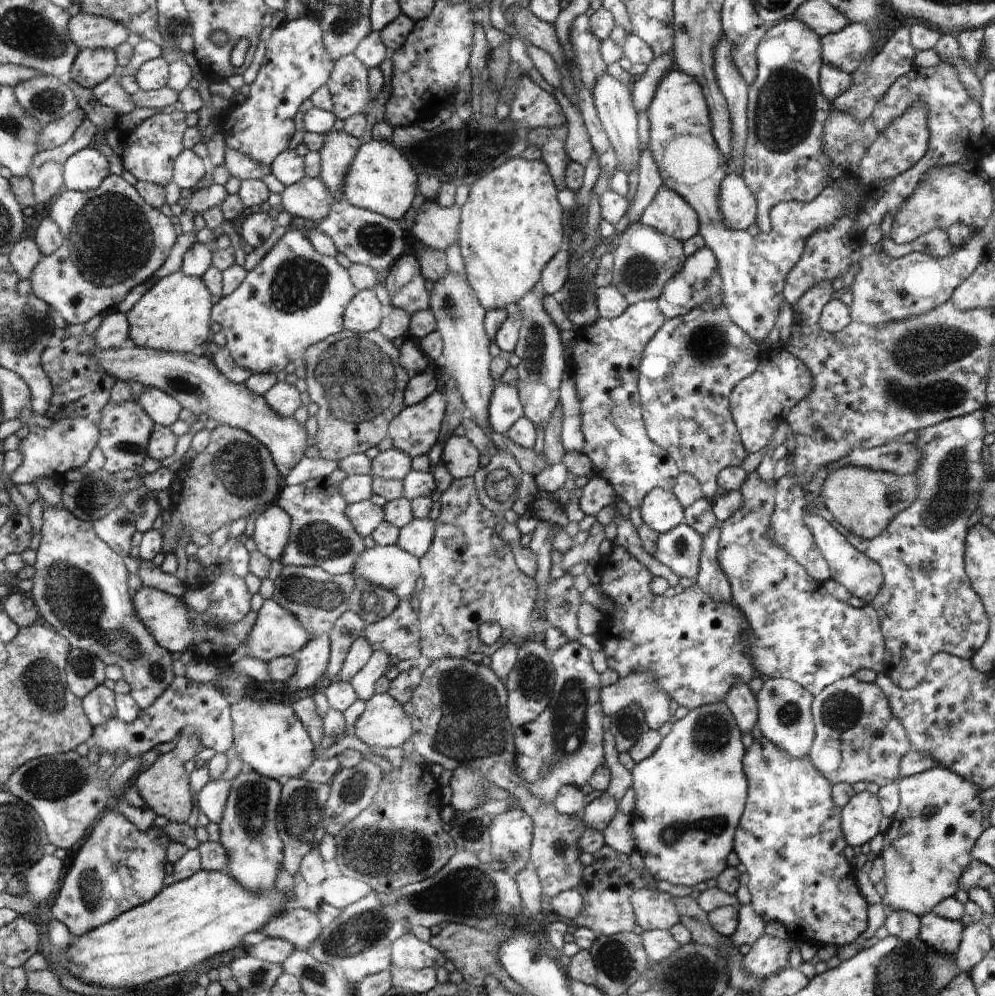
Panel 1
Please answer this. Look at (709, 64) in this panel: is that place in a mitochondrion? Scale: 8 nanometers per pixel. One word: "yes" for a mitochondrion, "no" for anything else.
no

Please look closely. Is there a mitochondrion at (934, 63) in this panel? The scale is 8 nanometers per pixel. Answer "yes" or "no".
no

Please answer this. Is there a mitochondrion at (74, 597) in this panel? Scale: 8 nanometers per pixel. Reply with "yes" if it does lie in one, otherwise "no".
yes

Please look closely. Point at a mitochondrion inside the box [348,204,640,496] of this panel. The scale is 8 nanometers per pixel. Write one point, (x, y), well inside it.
(377, 240)

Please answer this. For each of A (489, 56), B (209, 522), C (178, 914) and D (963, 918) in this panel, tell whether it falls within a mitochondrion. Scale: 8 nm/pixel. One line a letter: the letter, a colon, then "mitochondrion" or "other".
A: other
B: other
C: other
D: other

